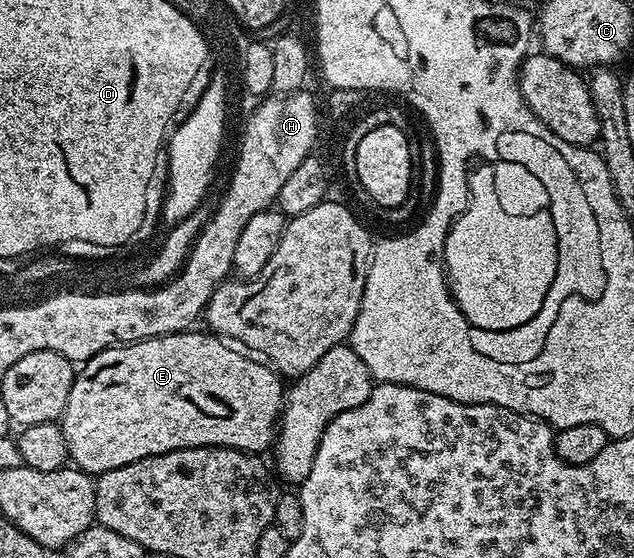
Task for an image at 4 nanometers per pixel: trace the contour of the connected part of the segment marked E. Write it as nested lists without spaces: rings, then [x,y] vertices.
[[[197,331],[169,333],[166,337],[149,337],[145,341],[135,341],[131,345],[115,345],[112,349],[104,349],[103,352],[92,357],[90,361],[84,362],[76,370],[73,386],[71,387],[71,395],[65,404],[64,413],[59,418],[61,430],[67,441],[69,461],[76,468],[82,469],[90,475],[100,475],[111,471],[115,467],[123,467],[127,463],[135,463],[139,459],[147,459],[151,455],[159,455],[176,449],[222,445],[228,449],[241,449],[245,453],[261,455],[264,454],[263,451],[268,445],[270,448],[274,444],[287,392],[286,386],[283,384],[276,368],[270,367],[264,360],[254,359],[248,352],[226,343],[220,336],[214,335],[212,332],[193,332]]]

